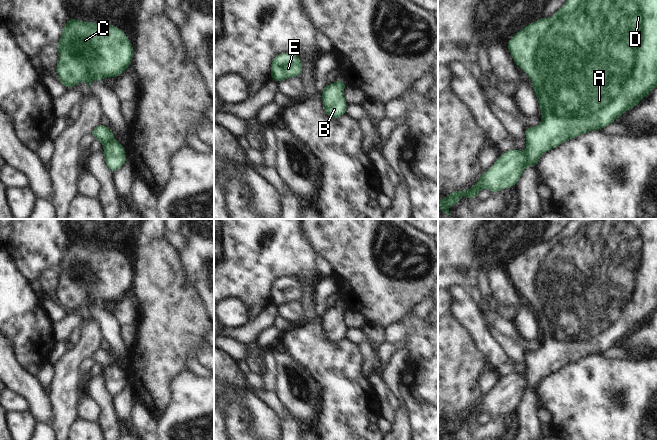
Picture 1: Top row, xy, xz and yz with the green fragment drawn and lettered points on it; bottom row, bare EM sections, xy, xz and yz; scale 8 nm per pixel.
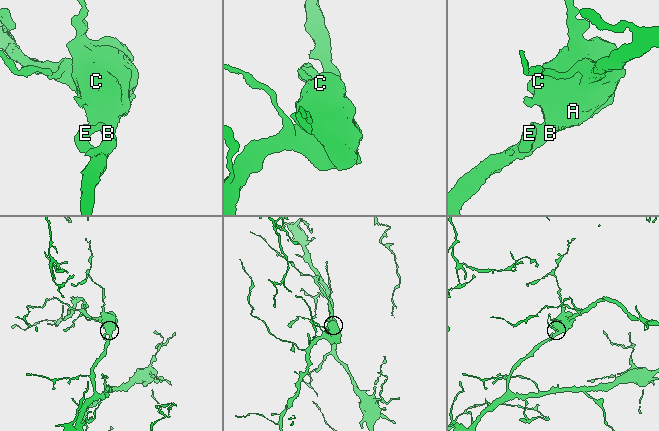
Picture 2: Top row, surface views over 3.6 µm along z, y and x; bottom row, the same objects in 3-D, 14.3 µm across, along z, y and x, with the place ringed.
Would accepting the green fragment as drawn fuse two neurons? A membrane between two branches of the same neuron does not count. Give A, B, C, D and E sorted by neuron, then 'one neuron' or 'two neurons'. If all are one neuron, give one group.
A B C D E | one neuron

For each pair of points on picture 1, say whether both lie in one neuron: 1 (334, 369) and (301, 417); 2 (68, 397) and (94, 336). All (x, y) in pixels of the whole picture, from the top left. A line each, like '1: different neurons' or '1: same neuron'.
1: different neurons
2: same neuron

